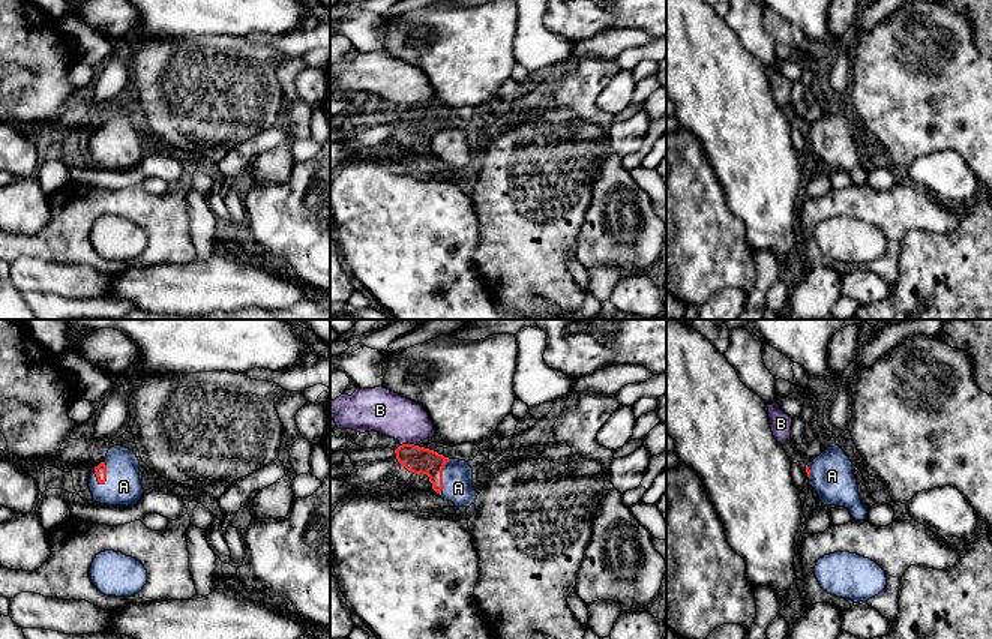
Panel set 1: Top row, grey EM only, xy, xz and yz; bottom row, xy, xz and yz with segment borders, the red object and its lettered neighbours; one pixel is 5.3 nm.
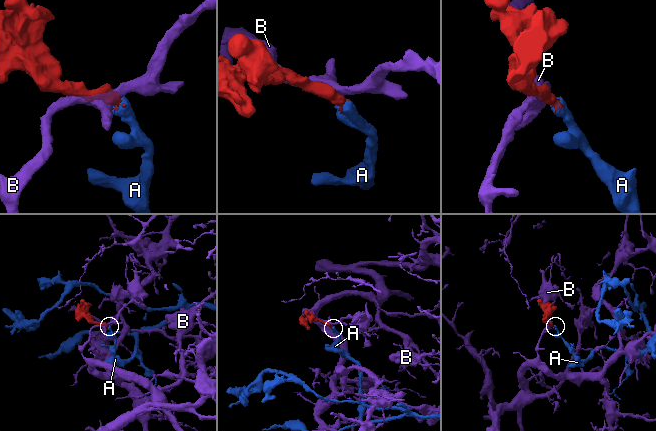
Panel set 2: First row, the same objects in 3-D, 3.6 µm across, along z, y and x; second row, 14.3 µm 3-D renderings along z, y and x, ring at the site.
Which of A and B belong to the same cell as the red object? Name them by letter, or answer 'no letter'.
A

